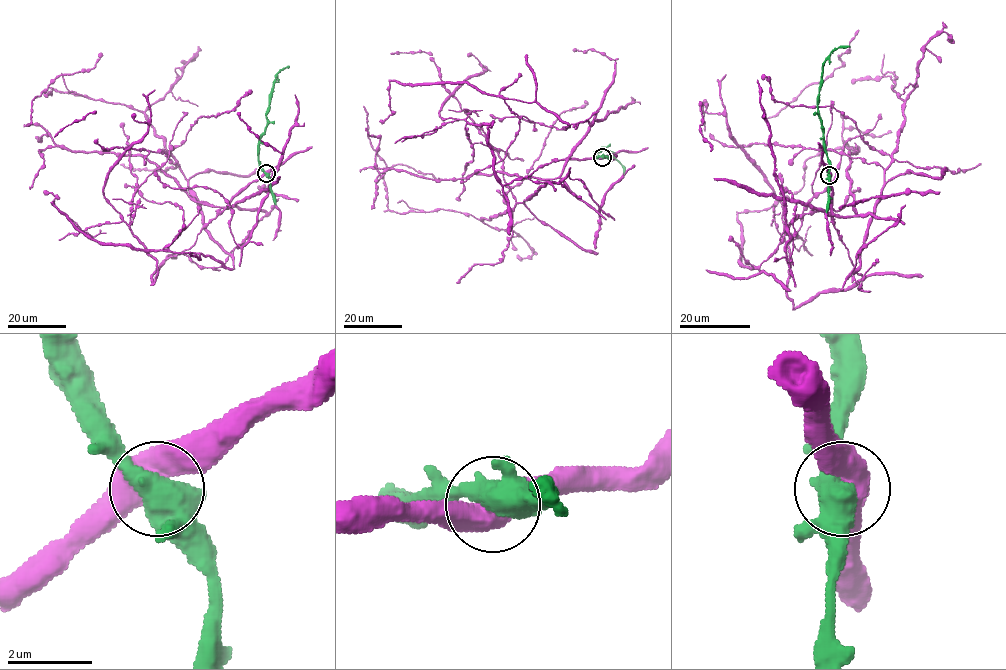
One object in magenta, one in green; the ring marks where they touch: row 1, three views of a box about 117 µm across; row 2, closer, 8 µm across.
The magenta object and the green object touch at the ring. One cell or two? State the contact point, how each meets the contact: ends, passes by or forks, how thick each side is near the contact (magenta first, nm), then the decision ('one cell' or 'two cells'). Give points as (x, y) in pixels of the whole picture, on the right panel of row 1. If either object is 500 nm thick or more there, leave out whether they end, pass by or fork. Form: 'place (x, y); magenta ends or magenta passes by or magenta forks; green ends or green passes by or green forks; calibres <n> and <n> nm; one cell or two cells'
place (829, 175); calibres 550 and 550 nm; one cell

